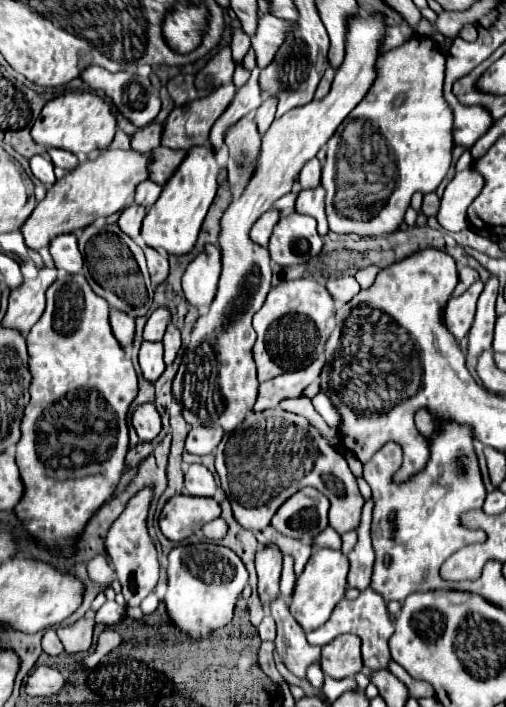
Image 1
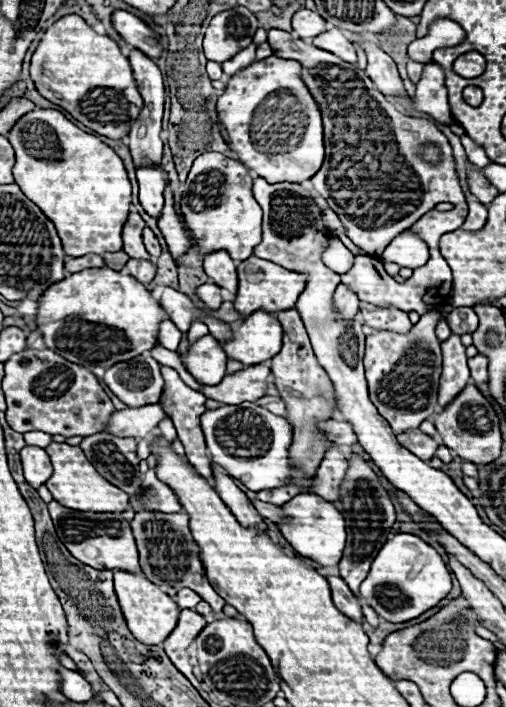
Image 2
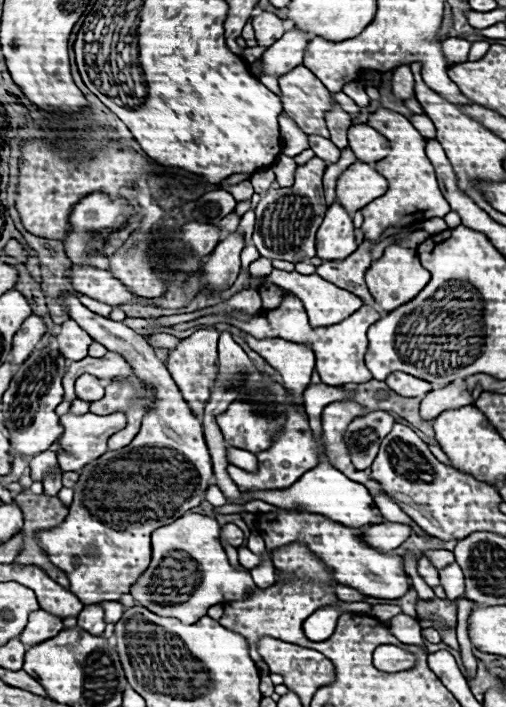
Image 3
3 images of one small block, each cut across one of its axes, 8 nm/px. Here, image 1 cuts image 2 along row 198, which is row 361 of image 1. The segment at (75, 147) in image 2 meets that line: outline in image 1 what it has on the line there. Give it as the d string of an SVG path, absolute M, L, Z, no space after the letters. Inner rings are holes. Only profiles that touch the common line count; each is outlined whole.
M64 270L58 274L56 282L48 288L46 292L46 310L42 314L42 318L32 326L32 330L28 332L28 352L30 352L30 370L32 370L32 386L30 386L30 404L26 406L26 412L24 412L24 420L22 420L22 438L16 446L16 464L20 468L20 476L22 476L22 482L24 482L24 494L18 502L18 506L14 508L14 514L16 518L22 522L22 530L40 546L44 546L46 550L52 550L54 556L62 556L62 558L72 558L78 548L76 548L76 542L80 538L80 534L84 532L86 524L92 520L92 516L100 510L100 506L114 494L122 474L124 474L124 458L126 458L126 452L128 452L128 444L130 444L130 438L128 438L128 422L126 422L126 416L128 416L128 410L130 410L130 404L132 400L136 398L138 394L138 378L136 378L136 370L132 366L132 360L126 356L126 352L122 350L122 346L118 344L118 340L114 338L112 330L110 330L110 306L108 302L104 302L104 298L100 298L98 294L92 294L92 288L88 286L88 282L84 282L84 276L82 274L64 274Z

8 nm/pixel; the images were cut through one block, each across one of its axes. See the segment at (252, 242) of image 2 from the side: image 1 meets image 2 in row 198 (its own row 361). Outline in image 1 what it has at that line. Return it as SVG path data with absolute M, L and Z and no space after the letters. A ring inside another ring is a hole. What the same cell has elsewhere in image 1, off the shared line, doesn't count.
M380 14L374 16L356 16L350 20L350 28L348 28L348 40L346 40L346 58L342 62L342 66L336 72L336 78L332 82L332 90L324 100L312 100L308 102L308 106L300 106L296 110L290 110L288 114L284 114L282 118L274 120L274 124L270 126L270 130L262 136L262 148L260 148L260 162L256 168L256 174L252 176L252 180L248 180L244 192L240 194L240 198L232 200L232 204L226 208L226 212L222 214L220 220L220 250L222 250L222 276L220 276L220 286L218 286L218 294L208 310L208 314L204 314L202 318L198 318L196 328L192 330L192 342L186 348L186 354L180 362L178 374L172 382L172 394L190 394L184 398L190 398L190 402L194 406L192 408L192 422L194 424L218 424L222 426L226 432L234 430L244 418L246 414L252 410L256 396L258 396L258 380L256 380L256 362L252 356L252 346L256 342L256 332L252 328L252 316L254 312L258 312L264 304L264 298L270 290L270 282L272 282L272 268L270 268L270 254L264 246L256 244L250 240L250 228L252 224L266 212L272 208L272 204L282 198L284 194L292 192L294 184L298 182L298 174L304 166L304 162L312 160L318 150L328 142L328 138L332 138L332 134L336 132L336 128L340 126L340 122L350 114L350 110L356 106L356 102L360 102L360 98L364 98L366 90L372 86L374 78L376 78L376 60L378 60L378 46L380 40L384 36L384 22ZM214 380L214 402L210 402L210 418L202 416L200 418L200 410L204 410L206 406L200 404L204 402L204 386L210 384Z

